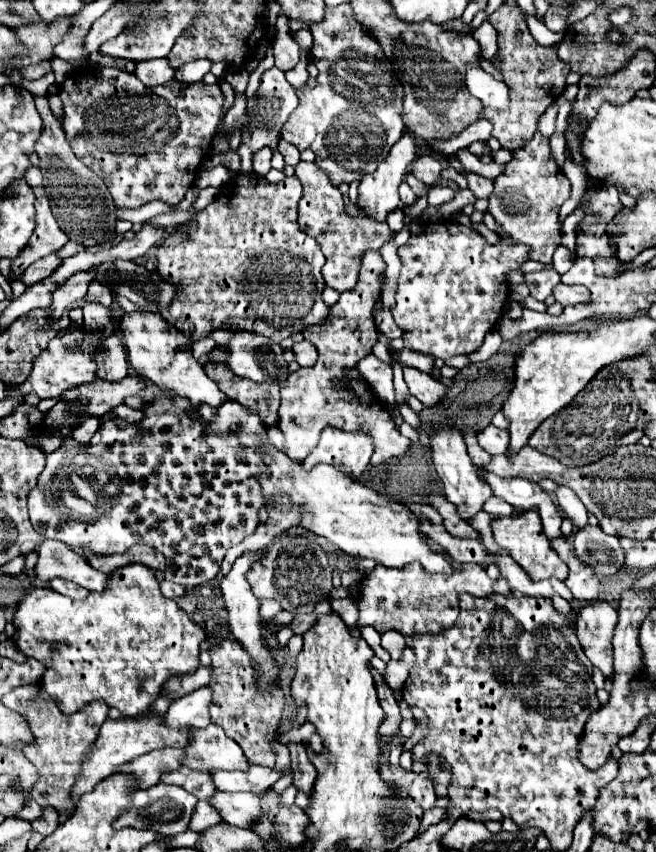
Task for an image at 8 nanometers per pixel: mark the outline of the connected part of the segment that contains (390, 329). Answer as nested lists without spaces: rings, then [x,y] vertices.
[[[385,309],[377,311],[377,315],[375,315],[375,321],[377,321],[379,329],[381,329],[381,331],[383,331],[387,337],[391,337],[391,339],[403,337],[403,329],[401,329],[401,327],[395,323],[395,319],[393,319],[391,311],[385,311]]]

